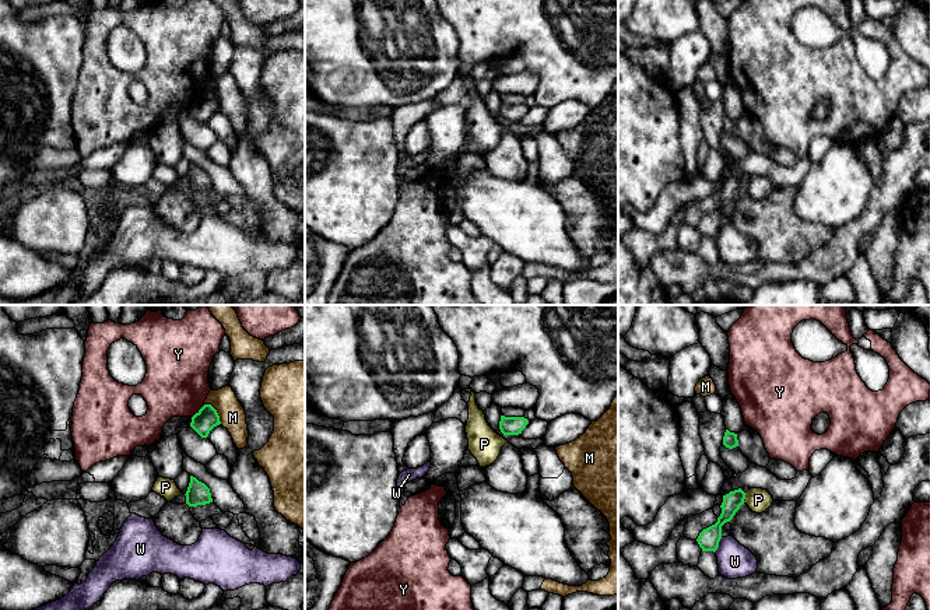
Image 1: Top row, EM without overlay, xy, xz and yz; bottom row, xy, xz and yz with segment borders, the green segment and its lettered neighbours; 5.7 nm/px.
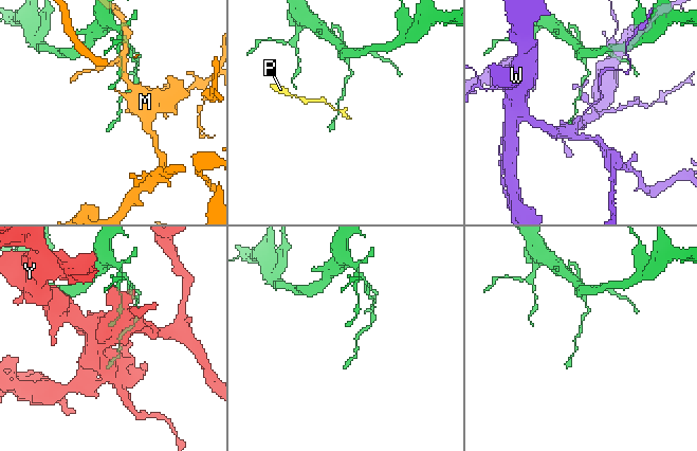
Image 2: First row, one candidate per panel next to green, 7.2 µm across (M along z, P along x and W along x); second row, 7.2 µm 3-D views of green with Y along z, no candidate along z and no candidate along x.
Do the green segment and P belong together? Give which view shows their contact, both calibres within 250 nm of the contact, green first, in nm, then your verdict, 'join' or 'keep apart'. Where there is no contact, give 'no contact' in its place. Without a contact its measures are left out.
meets green in yz; 110 nm thick on the green side, 140 nm on the other; keep apart

